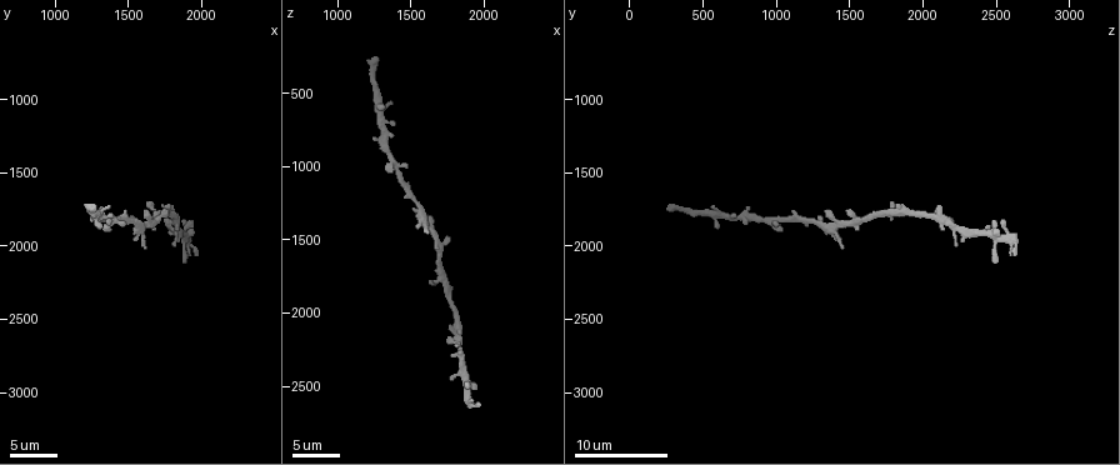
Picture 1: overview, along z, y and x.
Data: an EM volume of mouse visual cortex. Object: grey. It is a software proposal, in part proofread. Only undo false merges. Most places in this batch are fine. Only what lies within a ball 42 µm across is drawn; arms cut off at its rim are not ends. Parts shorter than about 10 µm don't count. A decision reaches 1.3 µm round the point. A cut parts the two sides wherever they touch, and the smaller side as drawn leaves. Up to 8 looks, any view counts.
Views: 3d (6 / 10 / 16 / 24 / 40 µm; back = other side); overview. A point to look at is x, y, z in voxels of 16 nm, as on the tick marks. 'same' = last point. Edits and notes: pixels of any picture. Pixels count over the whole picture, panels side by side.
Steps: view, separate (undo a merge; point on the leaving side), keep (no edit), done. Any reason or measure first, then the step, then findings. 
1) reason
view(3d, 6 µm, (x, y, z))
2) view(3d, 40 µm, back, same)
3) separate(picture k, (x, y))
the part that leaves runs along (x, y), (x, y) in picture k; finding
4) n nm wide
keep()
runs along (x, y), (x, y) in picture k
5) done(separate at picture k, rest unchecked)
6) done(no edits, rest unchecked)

a narrow waist
view(3d, 10 µm, (1740, 1800, 1860))

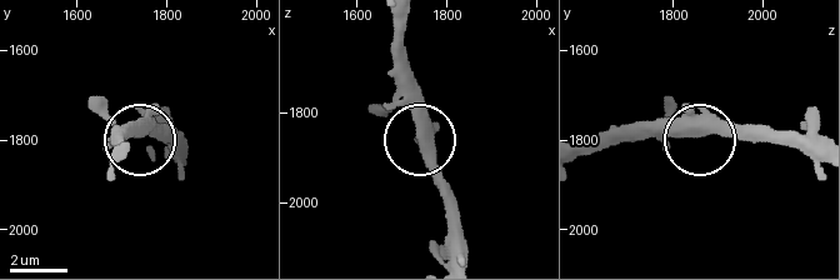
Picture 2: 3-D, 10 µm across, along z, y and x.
keep()
runs along (393, 20), (414, 128), (443, 204) in picture 2; continuous, no second neuron

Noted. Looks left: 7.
two arms in line, one across
view(3d, 16 µm, (1540, 1820, 1240))

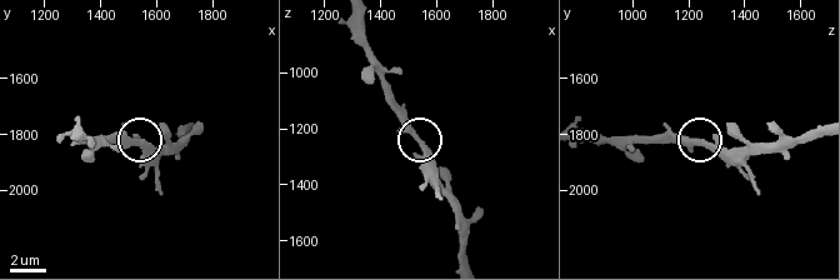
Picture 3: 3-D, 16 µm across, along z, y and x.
3 arms
keep()
runs along (766, 141), (736, 146), (665, 141) in picture 3; all the same neuron

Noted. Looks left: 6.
view(3d, 16 µm, (1340, 1820, 900))

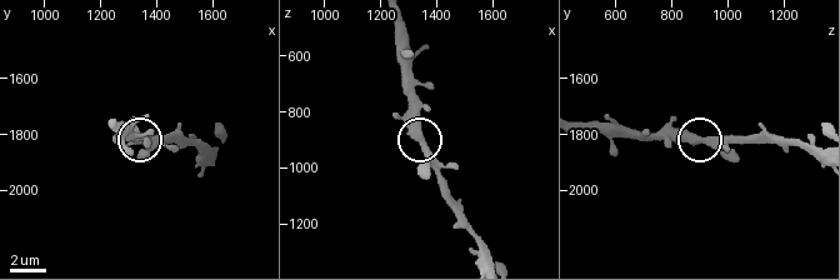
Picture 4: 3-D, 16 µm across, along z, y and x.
keep()
runs along (818, 146), (654, 138) in picture 4; all the same neuron

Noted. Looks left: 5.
three arms meet
view(3d, 10 µm, (1680, 1860, 1500))

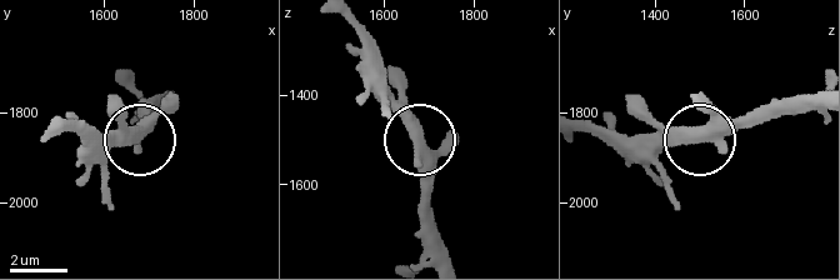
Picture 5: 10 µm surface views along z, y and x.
view(3d, 10 µm, back, (1670, 1850, 1495))

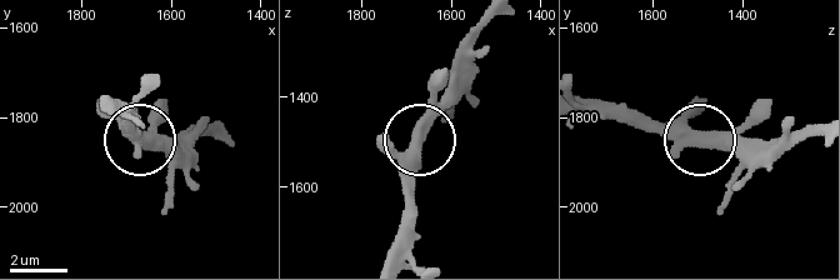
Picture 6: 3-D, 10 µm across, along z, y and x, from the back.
3 arms
keep()
continuous, no second neuron

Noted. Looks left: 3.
done(no edits, rest unchecked)

